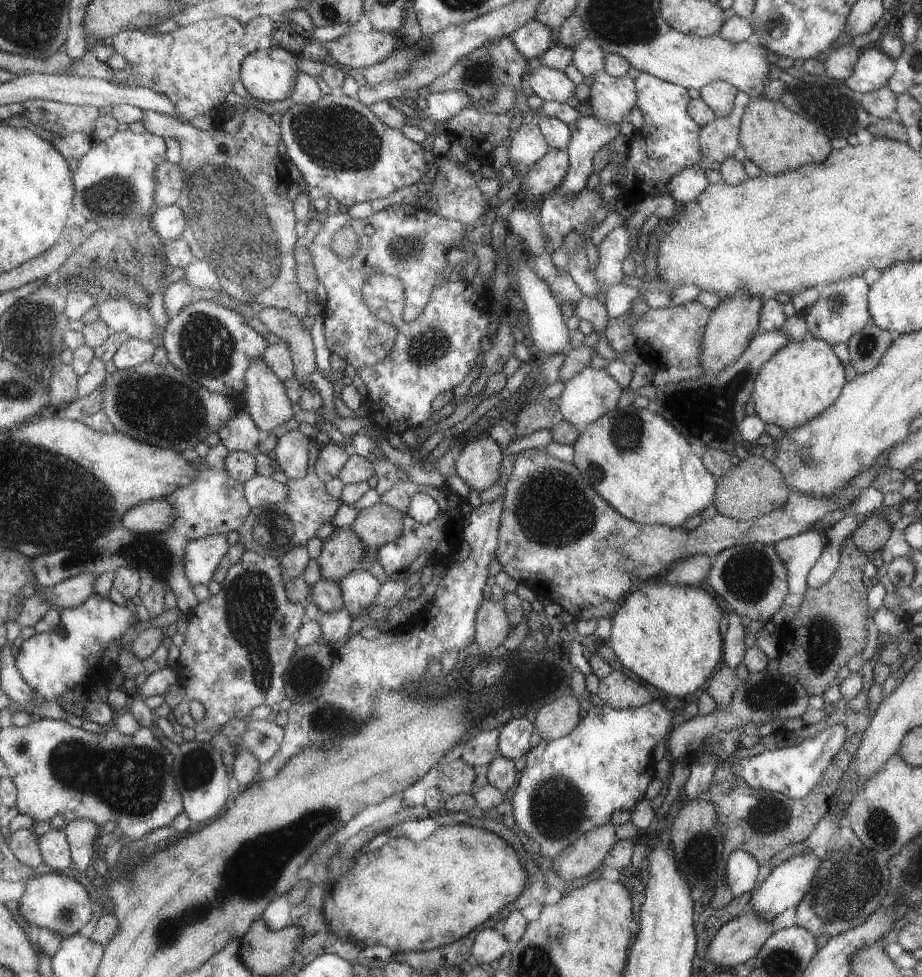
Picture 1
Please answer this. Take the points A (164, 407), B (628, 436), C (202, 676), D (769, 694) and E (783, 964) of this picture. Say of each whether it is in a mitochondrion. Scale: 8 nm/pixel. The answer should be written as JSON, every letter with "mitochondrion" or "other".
{"A":"mitochondrion","B":"mitochondrion","C":"other","D":"mitochondrion","E":"mitochondrion"}

